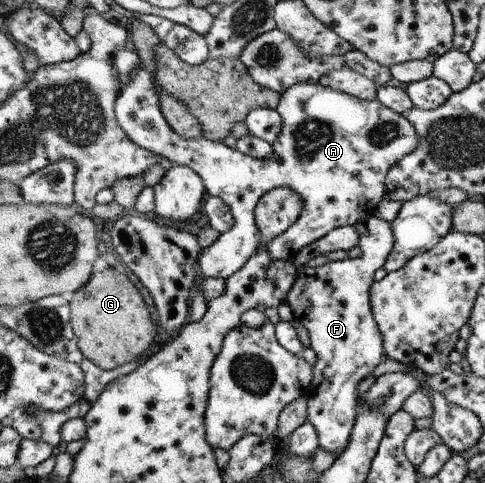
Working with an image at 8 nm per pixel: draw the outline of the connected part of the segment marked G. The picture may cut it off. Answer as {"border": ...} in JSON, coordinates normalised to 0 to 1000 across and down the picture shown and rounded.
{"border":[[[233,553],[198,563],[153,609],[146,669],[157,694],[159,718],[177,745],[188,745],[210,766],[285,743],[318,704],[318,667],[293,619],[293,611],[260,567]]]}

